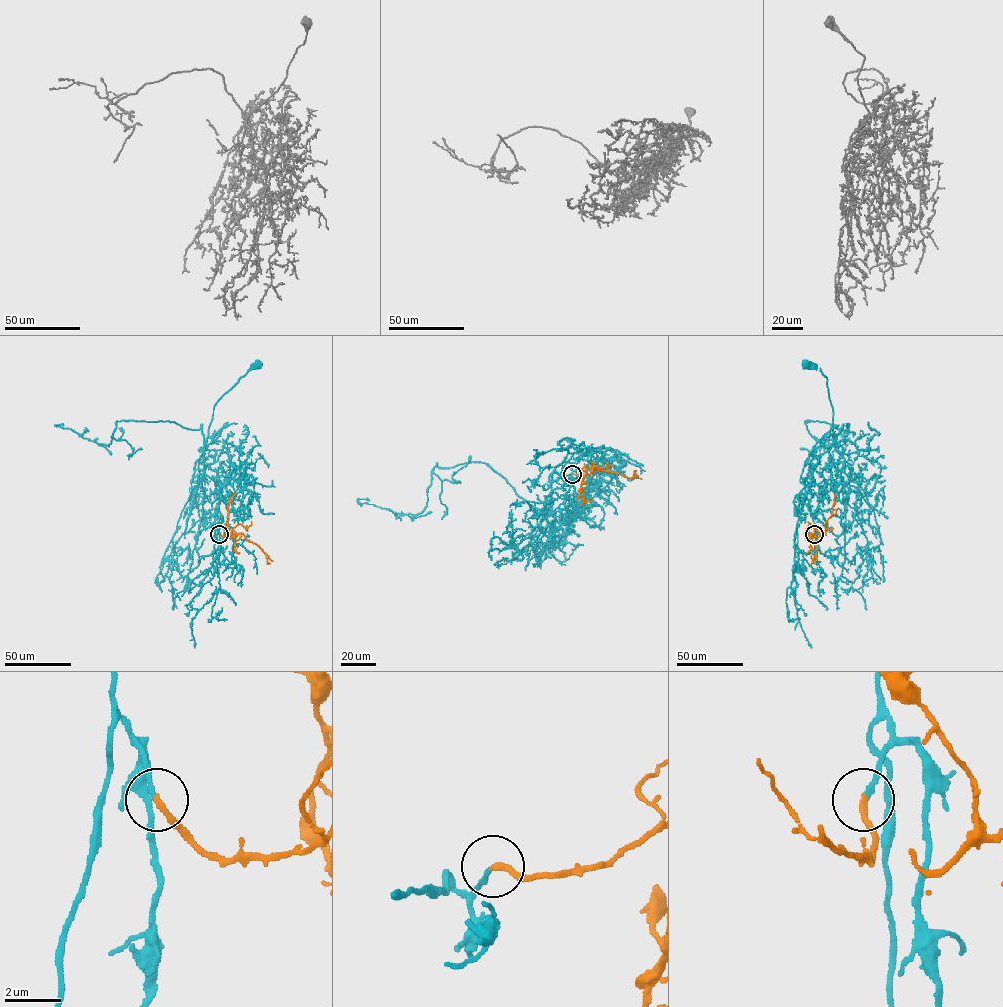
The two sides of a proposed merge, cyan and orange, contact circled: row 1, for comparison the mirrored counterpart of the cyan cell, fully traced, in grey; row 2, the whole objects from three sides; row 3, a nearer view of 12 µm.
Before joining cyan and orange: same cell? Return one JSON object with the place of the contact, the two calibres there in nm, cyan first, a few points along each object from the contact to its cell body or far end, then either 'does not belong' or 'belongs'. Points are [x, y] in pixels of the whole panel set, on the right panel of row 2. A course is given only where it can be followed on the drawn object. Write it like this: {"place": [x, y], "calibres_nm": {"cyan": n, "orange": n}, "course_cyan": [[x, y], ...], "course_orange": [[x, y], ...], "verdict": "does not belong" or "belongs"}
{"place": [814, 534], "calibres_nm": {"cyan": 150, "orange": 200}, "course_cyan": [[814, 534], [804, 481], [828, 448], [833, 410], [827, 378], [819, 368], [805, 364]], "course_orange": [[814, 534], [808, 537], [810, 541], [811, 533], [817, 551], [812, 562], [815, 563]], "verdict": "belongs"}

